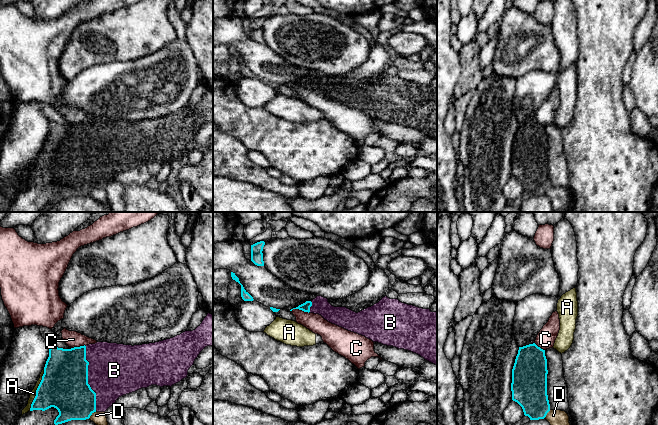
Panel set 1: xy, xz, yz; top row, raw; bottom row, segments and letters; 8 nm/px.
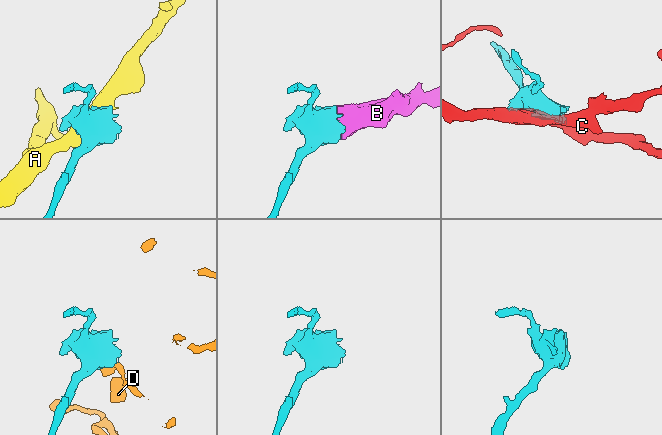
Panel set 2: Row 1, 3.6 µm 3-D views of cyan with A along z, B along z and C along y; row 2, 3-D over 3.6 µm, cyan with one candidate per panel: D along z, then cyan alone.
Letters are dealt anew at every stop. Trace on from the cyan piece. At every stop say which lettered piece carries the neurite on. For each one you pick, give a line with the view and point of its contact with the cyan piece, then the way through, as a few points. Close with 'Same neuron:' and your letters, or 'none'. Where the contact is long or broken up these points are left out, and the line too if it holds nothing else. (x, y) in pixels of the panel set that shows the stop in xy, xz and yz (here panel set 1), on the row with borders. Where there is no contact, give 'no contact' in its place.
B: contact xy (87, 378)
Same neuron: B

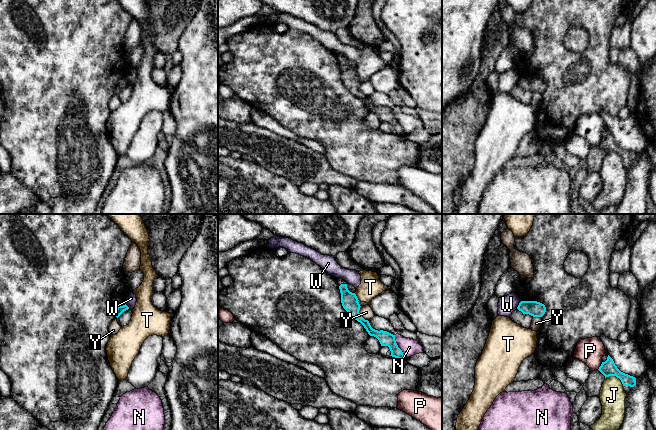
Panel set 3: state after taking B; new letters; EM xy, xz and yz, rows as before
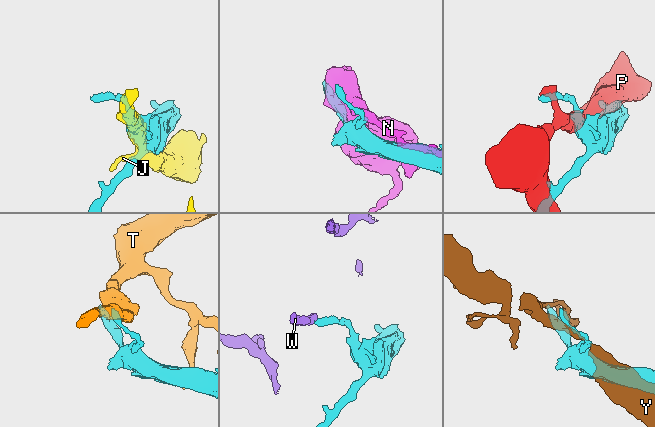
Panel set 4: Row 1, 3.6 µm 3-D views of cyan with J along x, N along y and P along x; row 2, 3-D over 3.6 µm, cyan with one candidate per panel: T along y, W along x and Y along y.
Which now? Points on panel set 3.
Same neuron: none

